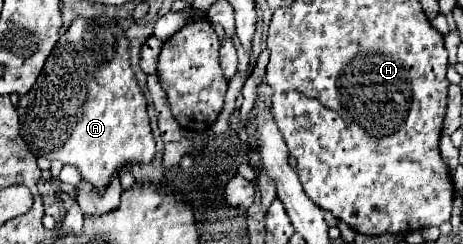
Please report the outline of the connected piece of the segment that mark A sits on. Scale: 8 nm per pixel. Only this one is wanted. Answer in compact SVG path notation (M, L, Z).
M77 17L73 19L71 27L61 35L61 39L57 41L57 45L53 47L51 55L47 57L45 61L45 67L39 75L39 79L35 81L35 87L23 95L19 99L19 123L21 123L21 129L19 129L19 135L21 139L27 143L27 147L31 147L31 151L41 157L41 153L49 159L49 161L61 161L61 163L69 163L73 167L79 169L81 173L81 179L91 183L95 187L95 191L103 193L109 185L109 179L121 169L121 167L127 167L127 165L145 165L145 163L151 163L153 155L155 155L155 141L153 141L153 135L151 135L151 125L149 125L149 117L147 117L147 101L137 85L137 79L135 79L135 73L131 69L131 63L129 63L129 51L127 51L127 39L123 35L123 29L121 25L115 21L115 19L109 19L109 17L93 17L93 19L83 19L83 17Z

